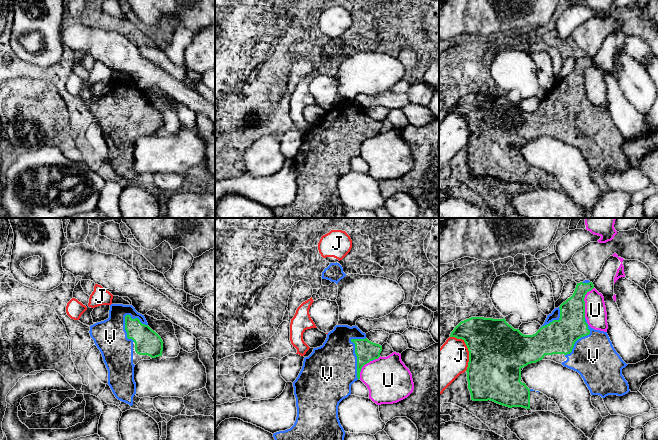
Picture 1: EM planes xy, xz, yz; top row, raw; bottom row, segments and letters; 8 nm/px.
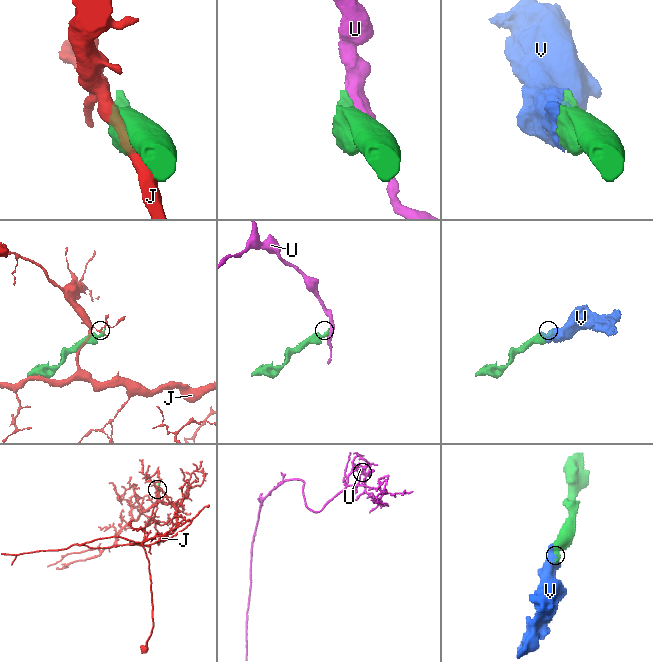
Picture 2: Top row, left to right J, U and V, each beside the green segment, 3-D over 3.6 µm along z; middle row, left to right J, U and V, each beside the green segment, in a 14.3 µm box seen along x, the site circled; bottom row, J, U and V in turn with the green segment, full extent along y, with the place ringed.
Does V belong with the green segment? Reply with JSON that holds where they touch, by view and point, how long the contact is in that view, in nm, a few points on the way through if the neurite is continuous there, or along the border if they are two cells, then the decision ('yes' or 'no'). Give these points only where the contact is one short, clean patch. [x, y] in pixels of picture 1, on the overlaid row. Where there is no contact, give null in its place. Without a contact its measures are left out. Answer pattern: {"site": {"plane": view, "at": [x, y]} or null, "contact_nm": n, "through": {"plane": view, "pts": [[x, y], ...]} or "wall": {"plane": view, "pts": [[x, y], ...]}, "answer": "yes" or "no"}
{"site": {"plane": "xz", "at": [355, 353]}, "contact_nm": 360, "answer": "yes"}

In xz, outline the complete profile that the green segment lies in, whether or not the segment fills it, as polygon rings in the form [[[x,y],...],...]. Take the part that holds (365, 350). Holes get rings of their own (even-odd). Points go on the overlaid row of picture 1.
[[[336,325],[327,334],[322,346],[314,348],[313,352],[304,358],[302,369],[293,382],[296,398],[297,417],[294,425],[285,431],[273,434],[275,440],[344,440],[345,431],[338,418],[339,403],[351,395],[351,385],[360,379],[362,367],[380,357],[382,346],[369,341],[366,334],[356,325]]]

